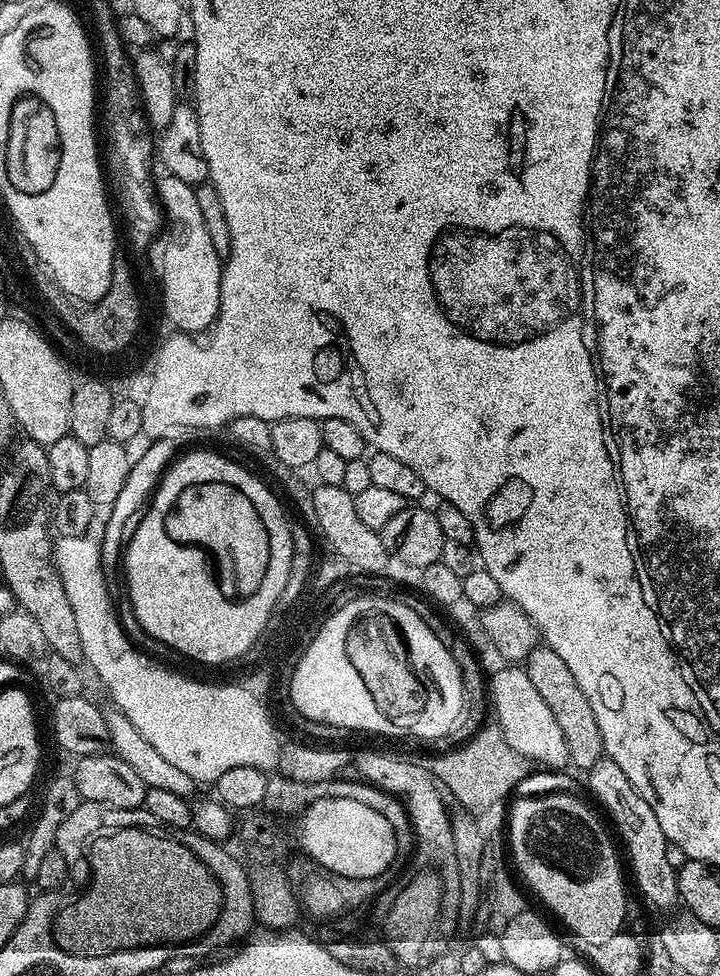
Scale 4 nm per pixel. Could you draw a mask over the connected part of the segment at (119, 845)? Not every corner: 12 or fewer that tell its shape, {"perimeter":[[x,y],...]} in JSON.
{"perimeter":[[105,831],[54,916],[67,952],[183,946],[220,884],[185,844]]}

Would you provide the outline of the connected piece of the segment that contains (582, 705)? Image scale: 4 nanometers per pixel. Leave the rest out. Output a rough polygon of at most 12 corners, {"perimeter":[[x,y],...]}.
{"perimeter":[[547,646],[524,673],[550,706],[568,759],[581,770],[604,756],[590,698]]}

